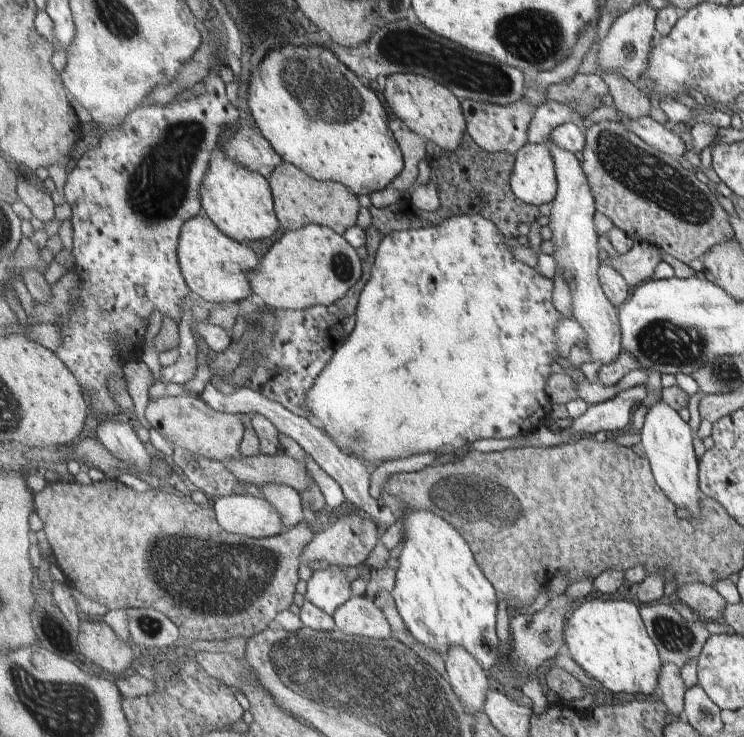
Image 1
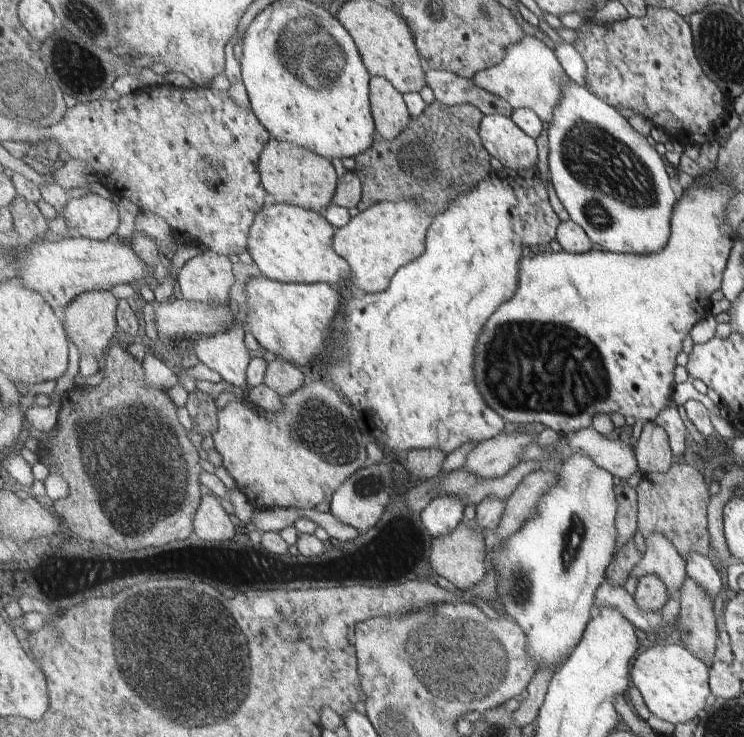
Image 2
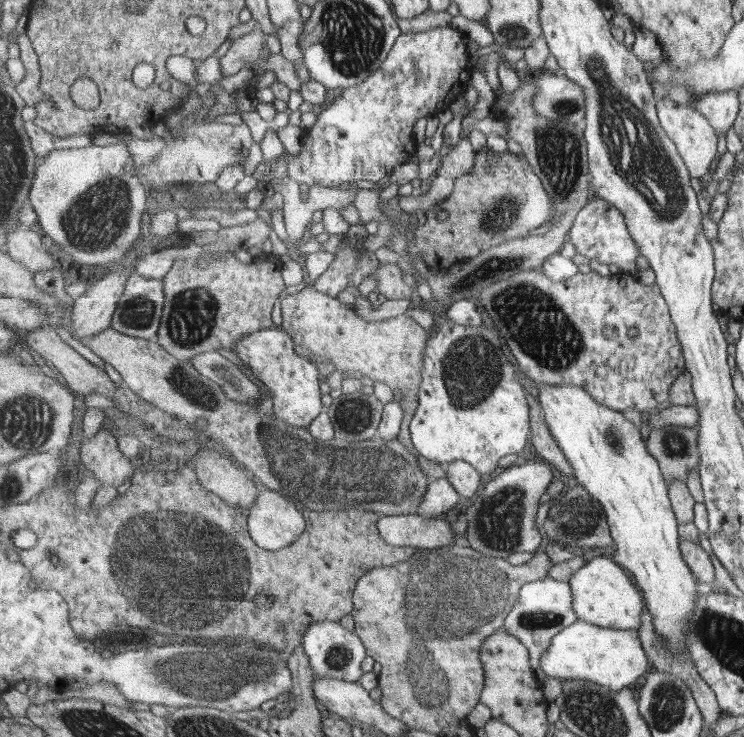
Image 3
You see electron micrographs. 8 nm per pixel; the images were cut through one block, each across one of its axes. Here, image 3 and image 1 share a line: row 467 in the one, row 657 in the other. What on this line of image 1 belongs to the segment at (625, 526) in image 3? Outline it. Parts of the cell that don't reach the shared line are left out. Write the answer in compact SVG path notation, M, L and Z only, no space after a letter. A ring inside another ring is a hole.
M594 596L580 602L566 622L565 639L570 654L608 694L614 692L645 694L650 698L651 694L655 694L655 688L659 684L664 663L658 646L648 633L640 607L629 600L605 600Z

